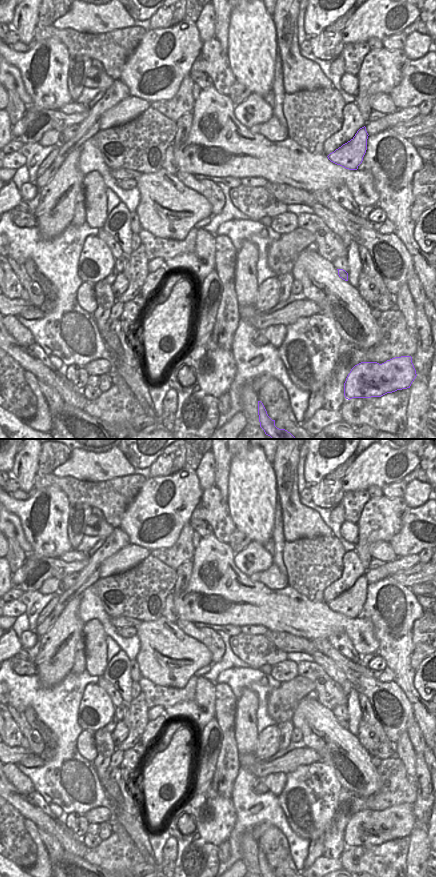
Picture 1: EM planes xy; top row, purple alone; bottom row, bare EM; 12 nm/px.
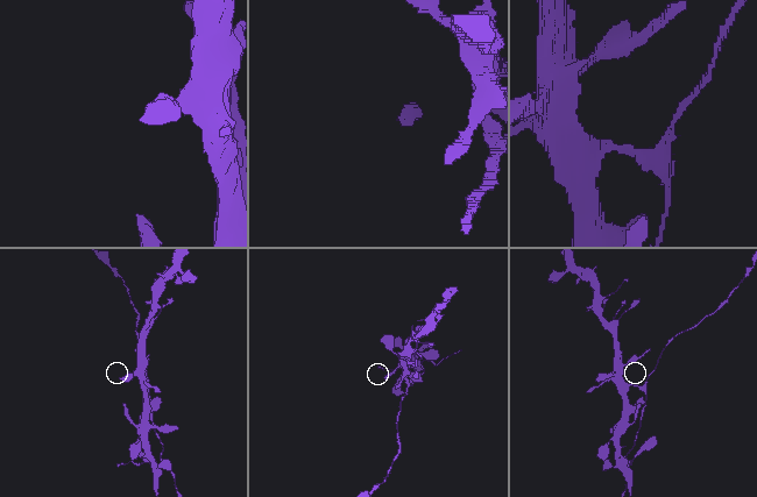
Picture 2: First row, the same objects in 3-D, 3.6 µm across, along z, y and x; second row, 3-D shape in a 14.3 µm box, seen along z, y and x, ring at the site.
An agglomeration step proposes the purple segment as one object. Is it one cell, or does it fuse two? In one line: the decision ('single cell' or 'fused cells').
fused cells

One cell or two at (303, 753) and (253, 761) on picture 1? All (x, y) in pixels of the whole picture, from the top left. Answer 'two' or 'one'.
one

